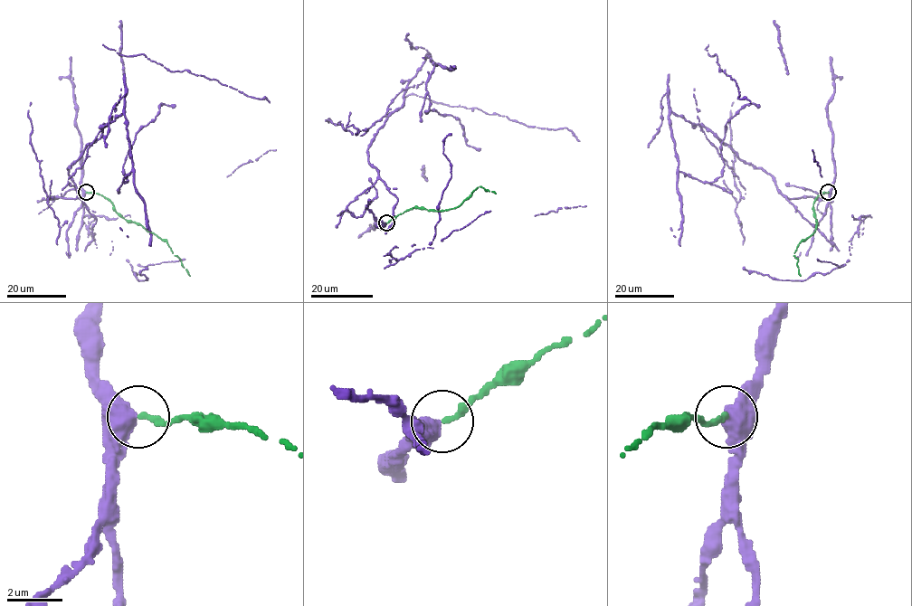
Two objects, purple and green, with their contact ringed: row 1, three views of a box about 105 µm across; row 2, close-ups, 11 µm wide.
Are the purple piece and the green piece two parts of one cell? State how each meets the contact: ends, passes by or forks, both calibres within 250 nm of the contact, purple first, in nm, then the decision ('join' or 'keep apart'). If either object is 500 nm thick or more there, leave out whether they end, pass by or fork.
700/240 nm | keep apart

